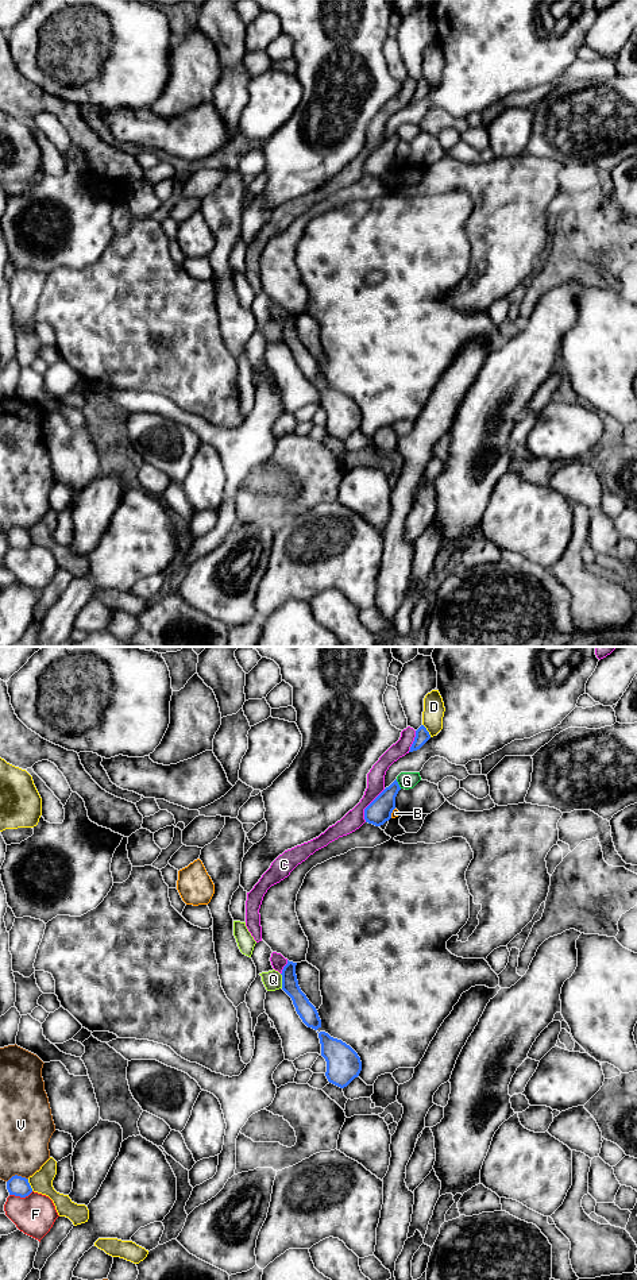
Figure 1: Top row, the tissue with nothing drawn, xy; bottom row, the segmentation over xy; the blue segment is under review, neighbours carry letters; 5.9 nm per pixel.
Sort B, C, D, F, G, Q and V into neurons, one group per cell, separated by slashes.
B / C / D / F / G / Q / V

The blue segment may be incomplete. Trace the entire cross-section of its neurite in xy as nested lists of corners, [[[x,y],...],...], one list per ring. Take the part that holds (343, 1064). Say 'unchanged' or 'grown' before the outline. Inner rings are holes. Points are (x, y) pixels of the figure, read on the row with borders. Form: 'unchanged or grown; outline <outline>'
unchanged; outline [[[320,1032],[318,1038],[321,1056],[327,1061],[328,1082],[340,1088],[347,1087],[362,1071],[360,1057],[350,1045],[325,1032]]]

